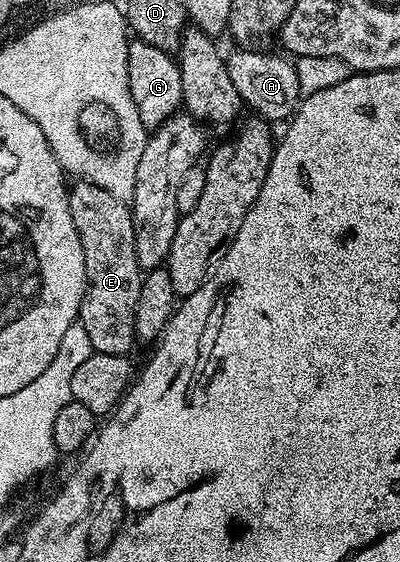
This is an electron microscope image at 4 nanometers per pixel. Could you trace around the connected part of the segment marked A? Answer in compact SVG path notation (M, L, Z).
M242 47L236 48L234 51L236 53L228 52L225 60L229 79L233 79L233 87L237 87L237 95L243 101L244 106L248 110L251 108L252 114L262 117L268 123L283 120L286 122L294 114L301 100L294 64L286 56L283 58L278 57L275 53L267 53L271 51Z

